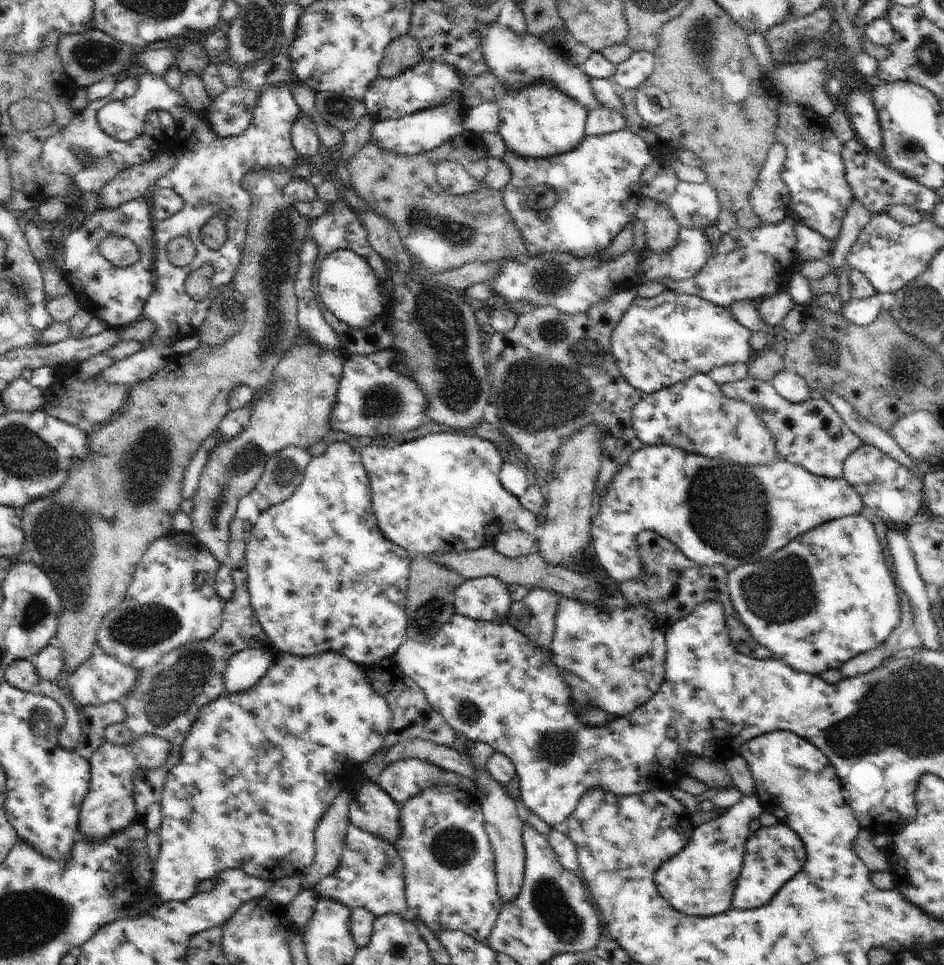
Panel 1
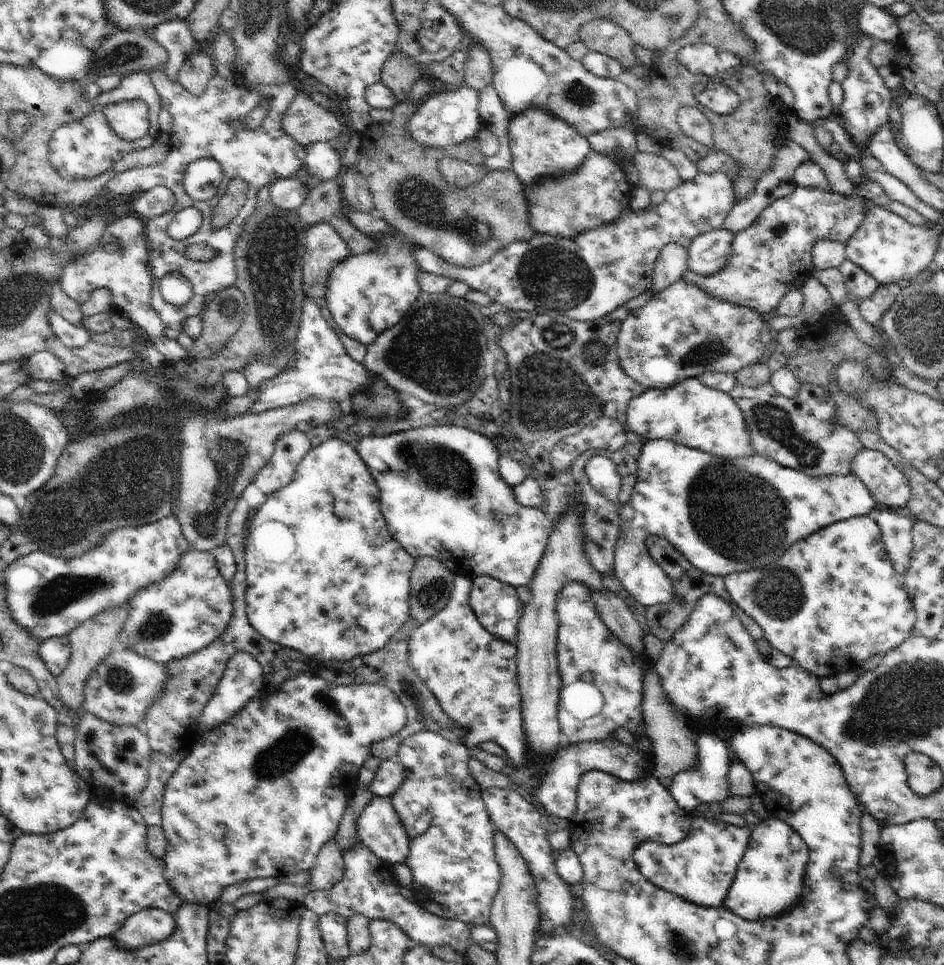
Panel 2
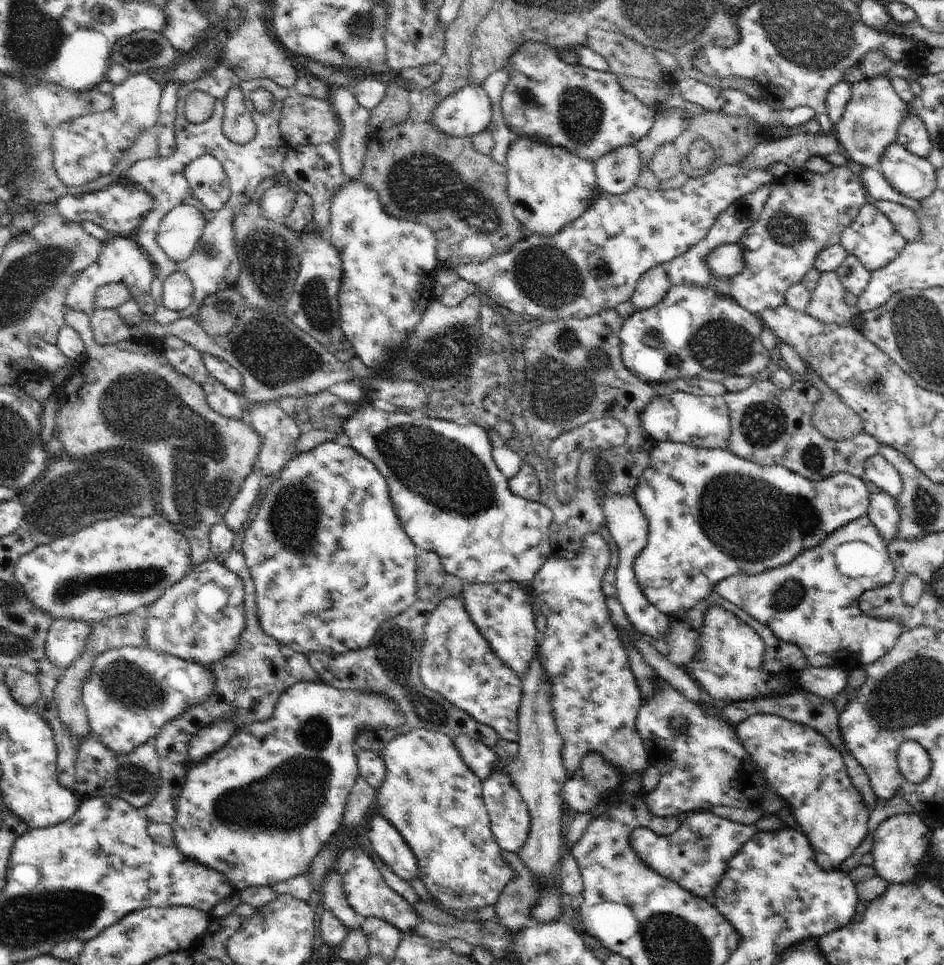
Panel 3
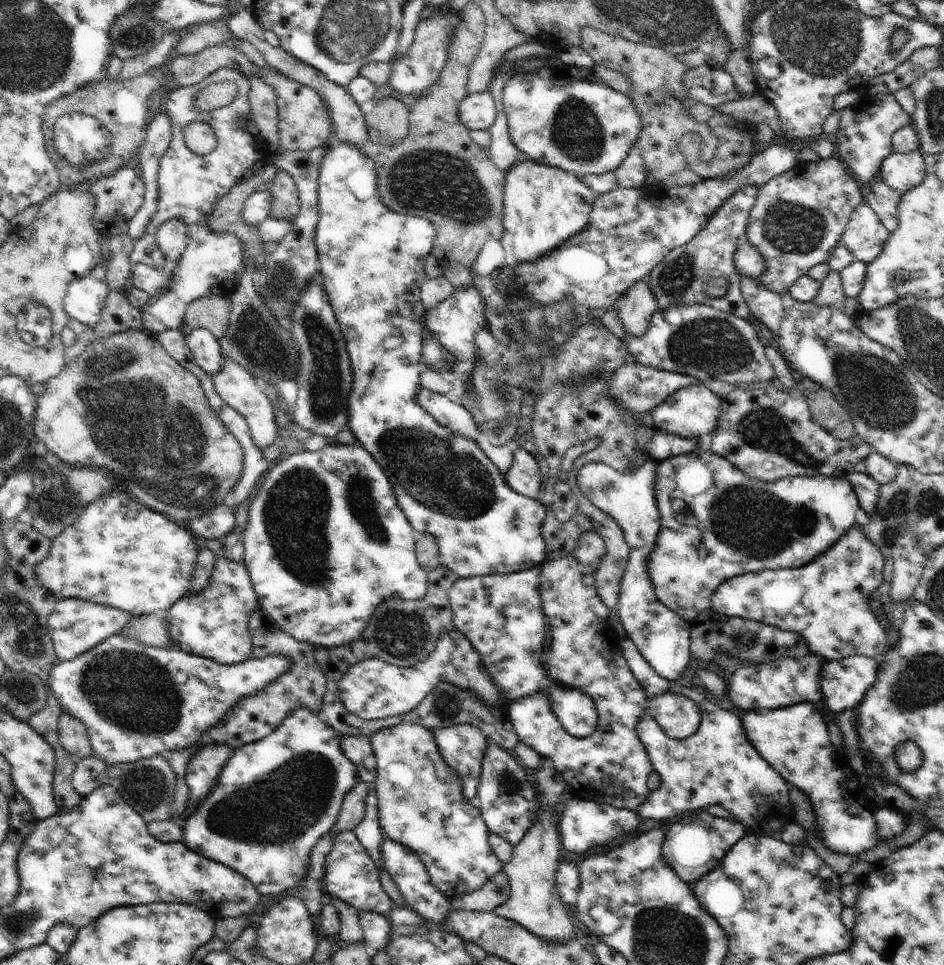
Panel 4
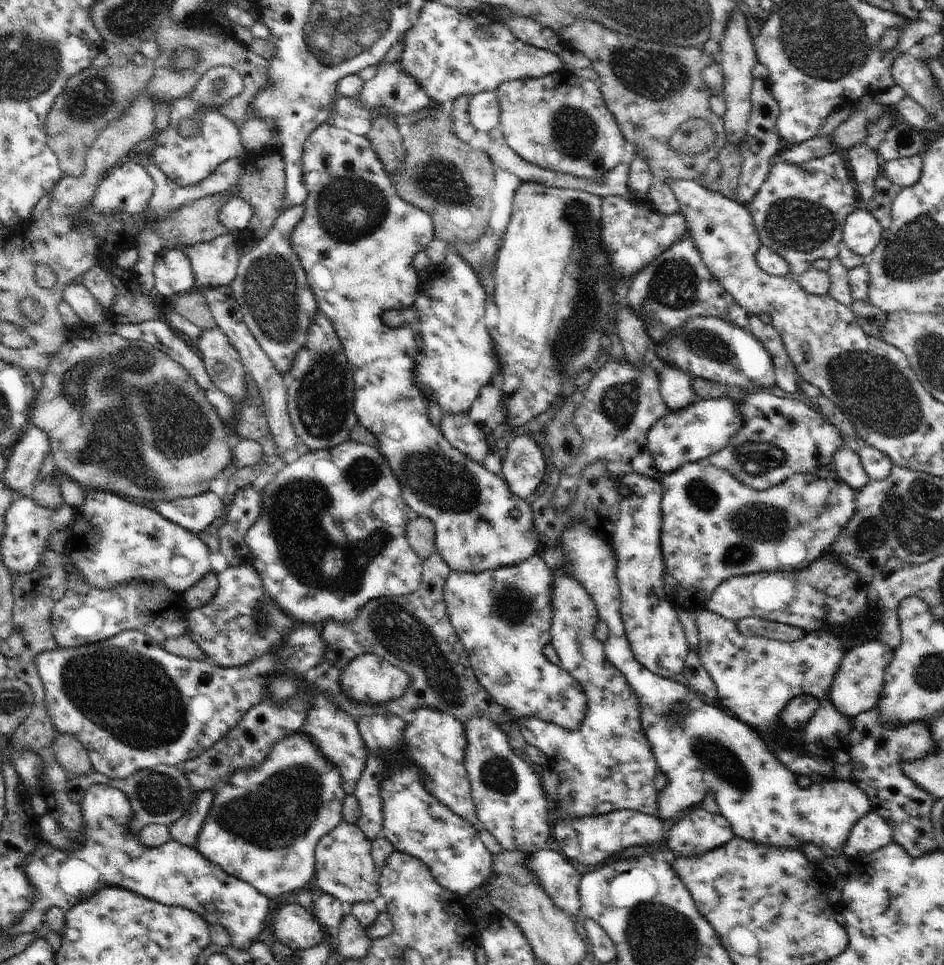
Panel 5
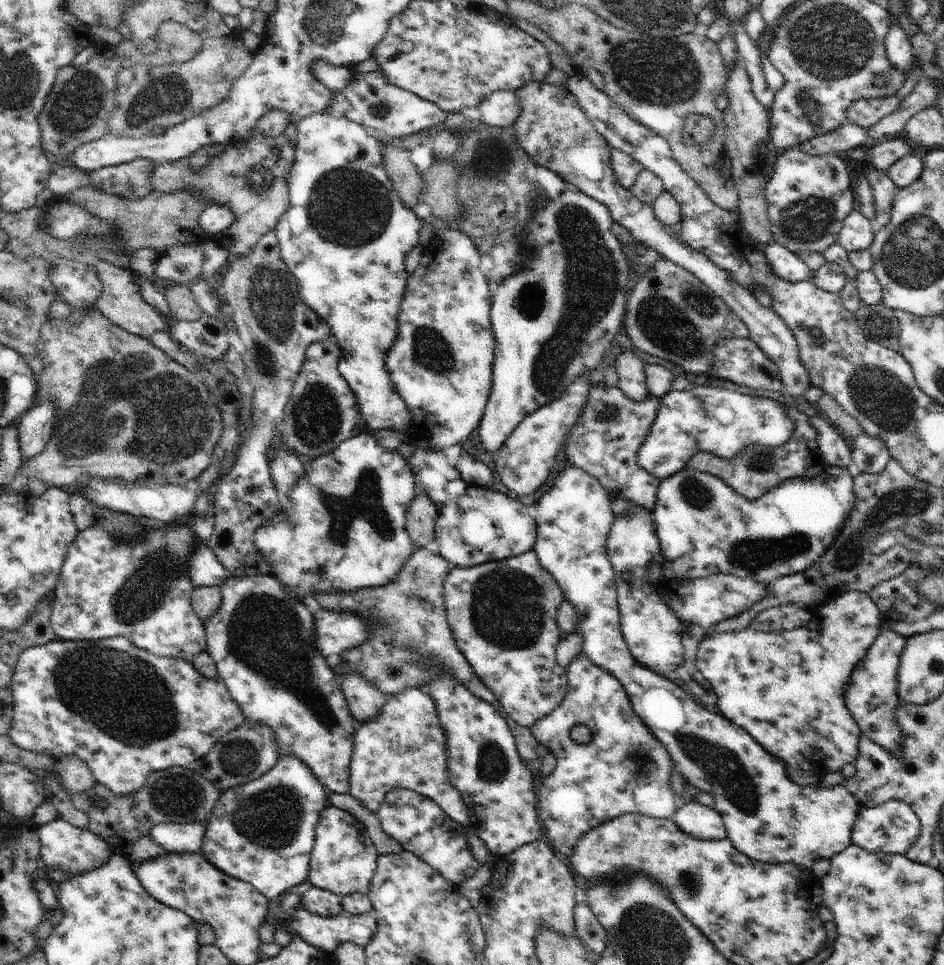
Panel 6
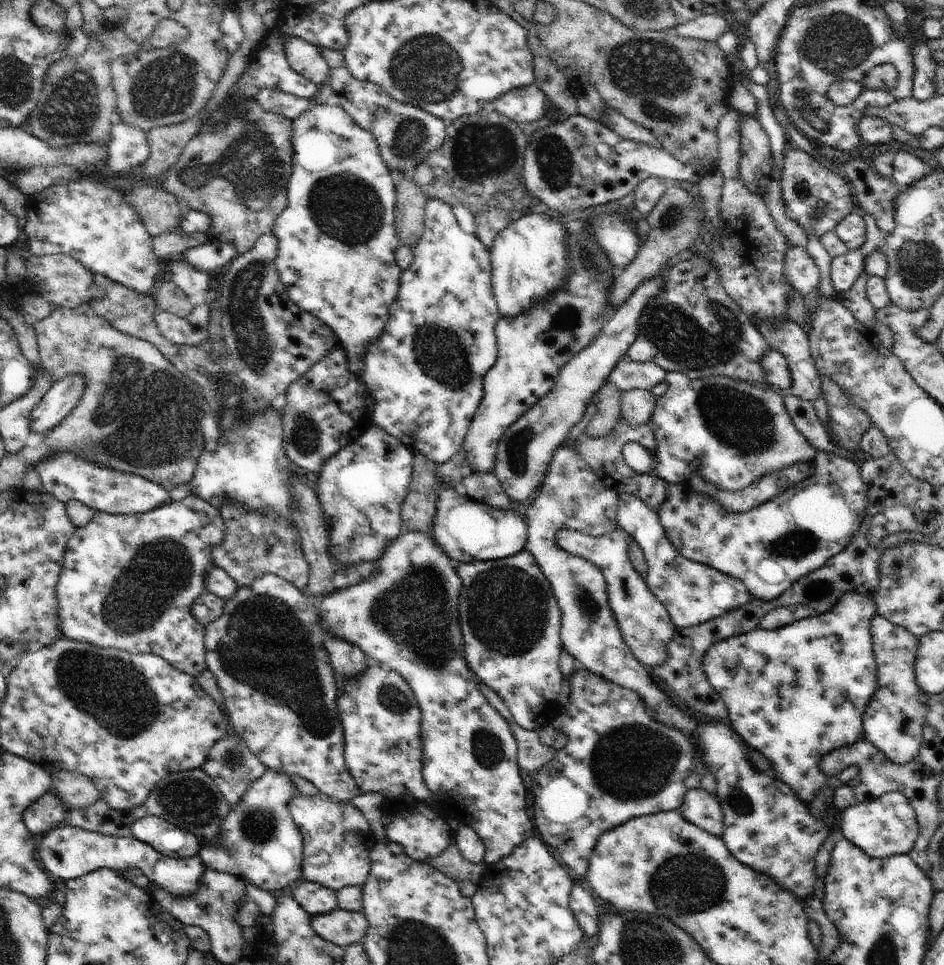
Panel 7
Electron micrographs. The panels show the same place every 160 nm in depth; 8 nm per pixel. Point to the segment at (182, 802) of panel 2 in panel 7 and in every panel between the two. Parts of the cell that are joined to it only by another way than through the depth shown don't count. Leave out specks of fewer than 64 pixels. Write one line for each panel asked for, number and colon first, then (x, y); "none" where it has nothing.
3: (259, 810)
4: (275, 798)
5: (265, 822)
6: (262, 832)
7: (260, 842)

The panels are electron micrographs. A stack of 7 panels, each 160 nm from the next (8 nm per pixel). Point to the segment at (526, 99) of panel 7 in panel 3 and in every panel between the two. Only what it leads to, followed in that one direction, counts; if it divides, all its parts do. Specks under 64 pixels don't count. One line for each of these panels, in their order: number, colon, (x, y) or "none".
3: (465, 113)
4: (477, 111)
5: (484, 111)
6: (501, 109)

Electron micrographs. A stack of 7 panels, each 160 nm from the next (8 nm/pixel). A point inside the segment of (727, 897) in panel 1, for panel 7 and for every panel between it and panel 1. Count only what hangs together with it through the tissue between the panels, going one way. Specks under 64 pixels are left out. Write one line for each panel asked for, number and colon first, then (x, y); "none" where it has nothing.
2: (700, 867)
3: (695, 857)
4: (697, 842)
5: (700, 831)
6: (694, 818)
7: (703, 809)

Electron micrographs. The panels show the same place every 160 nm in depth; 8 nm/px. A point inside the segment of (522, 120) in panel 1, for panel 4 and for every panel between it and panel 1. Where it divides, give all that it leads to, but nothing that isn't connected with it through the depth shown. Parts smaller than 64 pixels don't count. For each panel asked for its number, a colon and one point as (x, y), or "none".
2: (541, 146)
3: (549, 186)
4: (544, 205)

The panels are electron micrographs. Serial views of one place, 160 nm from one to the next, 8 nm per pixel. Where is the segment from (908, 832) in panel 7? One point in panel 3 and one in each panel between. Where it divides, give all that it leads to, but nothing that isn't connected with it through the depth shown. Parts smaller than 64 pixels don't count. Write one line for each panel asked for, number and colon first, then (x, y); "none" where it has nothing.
3: (803, 767)
4: (794, 741)
5: (871, 832)
6: (892, 827)

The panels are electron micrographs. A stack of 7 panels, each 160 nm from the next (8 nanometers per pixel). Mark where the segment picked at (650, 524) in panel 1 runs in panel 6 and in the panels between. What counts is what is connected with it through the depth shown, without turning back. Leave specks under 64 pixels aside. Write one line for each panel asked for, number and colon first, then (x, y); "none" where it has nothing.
2: (724, 515)
3: (712, 514)
4: (717, 522)
5: (713, 527)
6: (704, 528)

